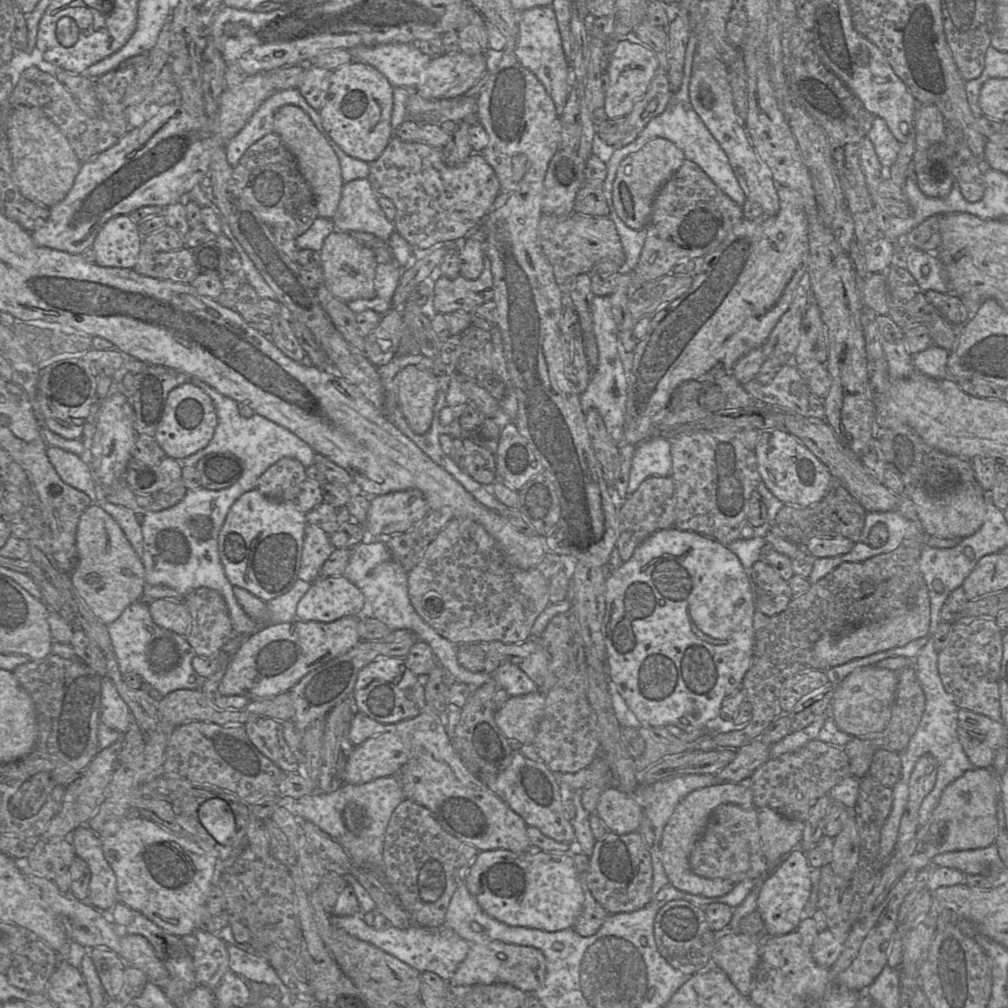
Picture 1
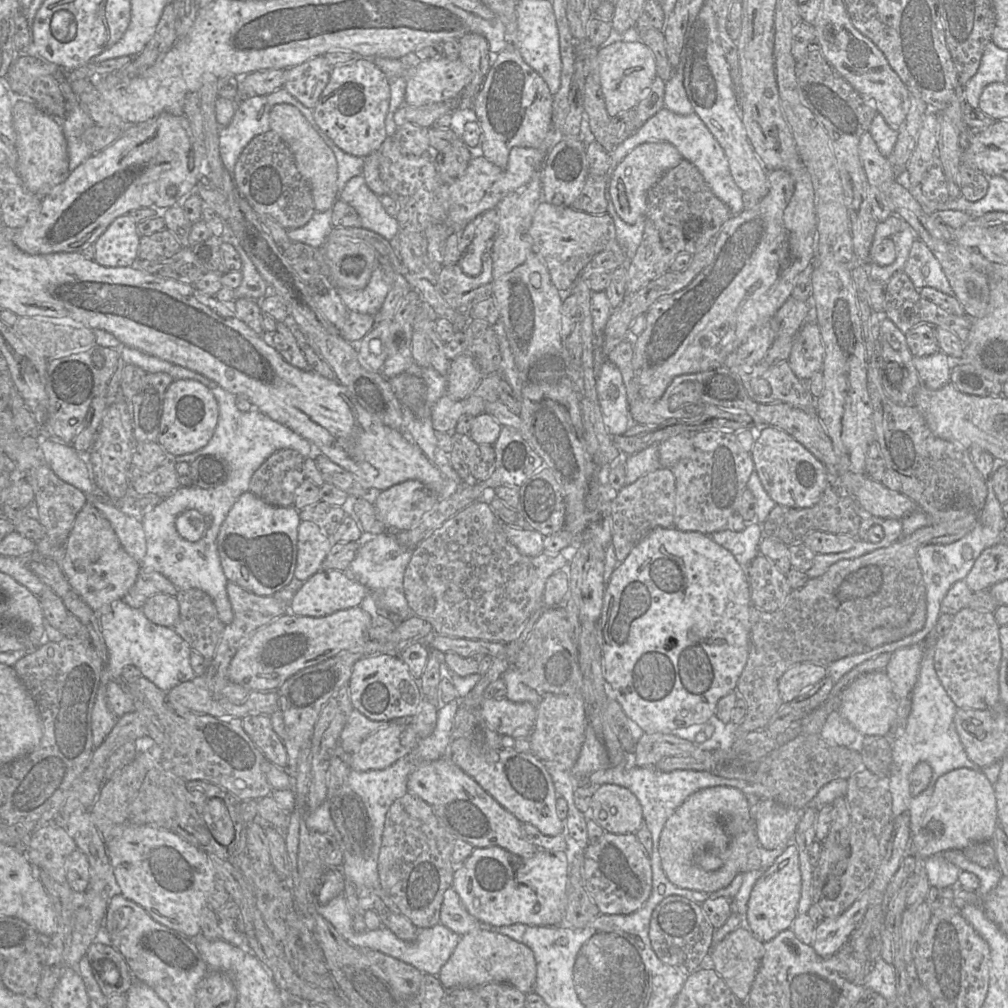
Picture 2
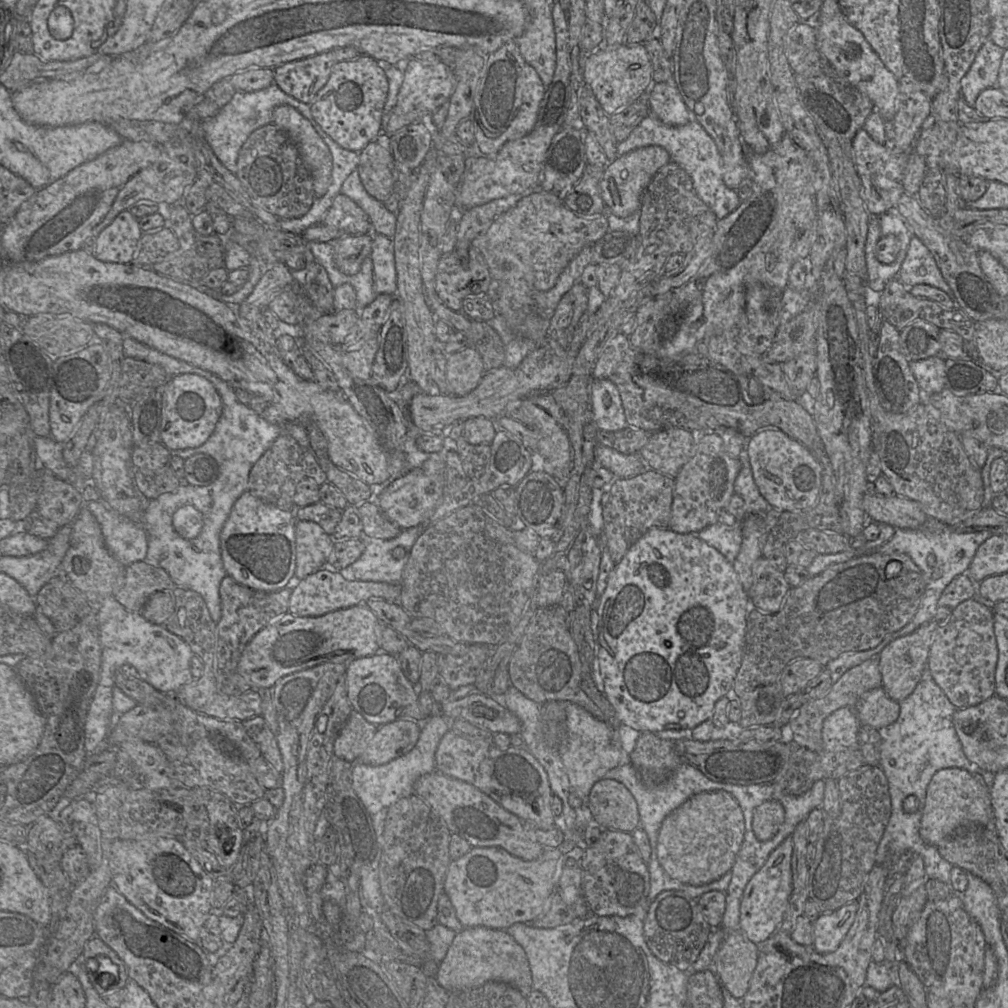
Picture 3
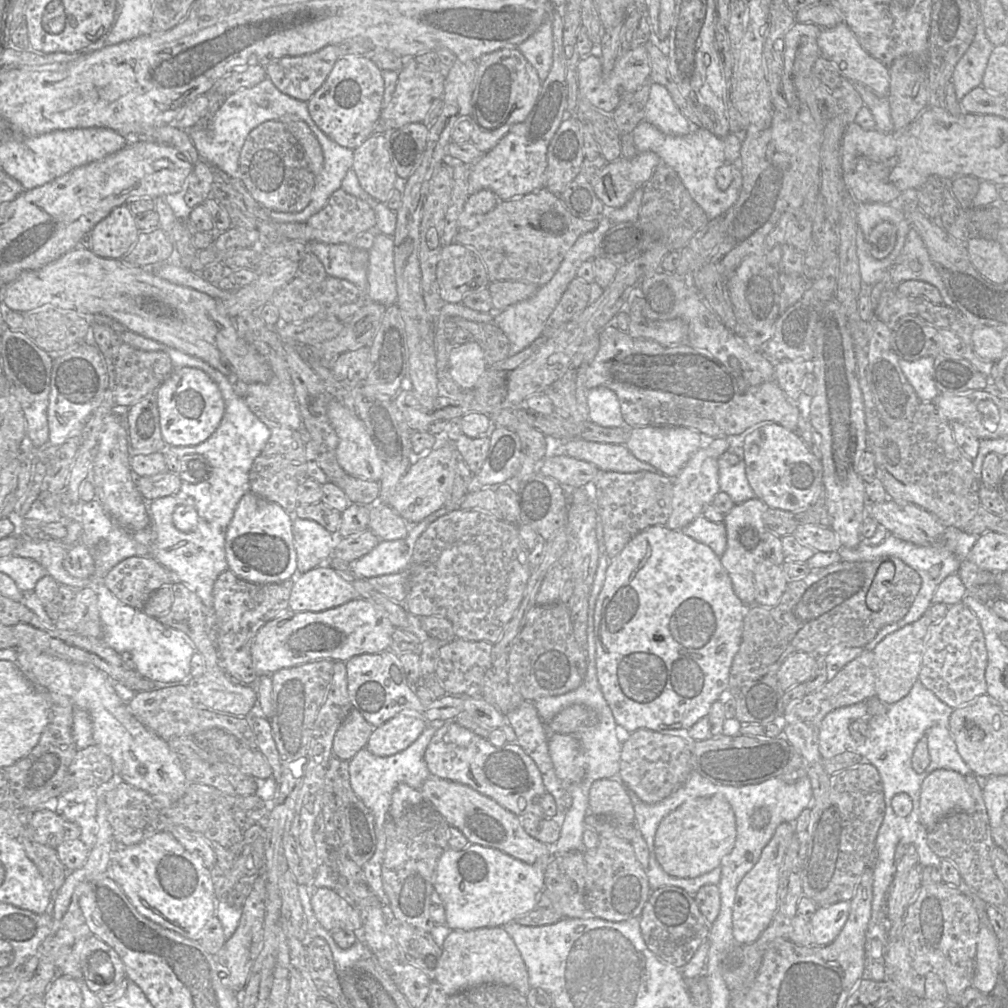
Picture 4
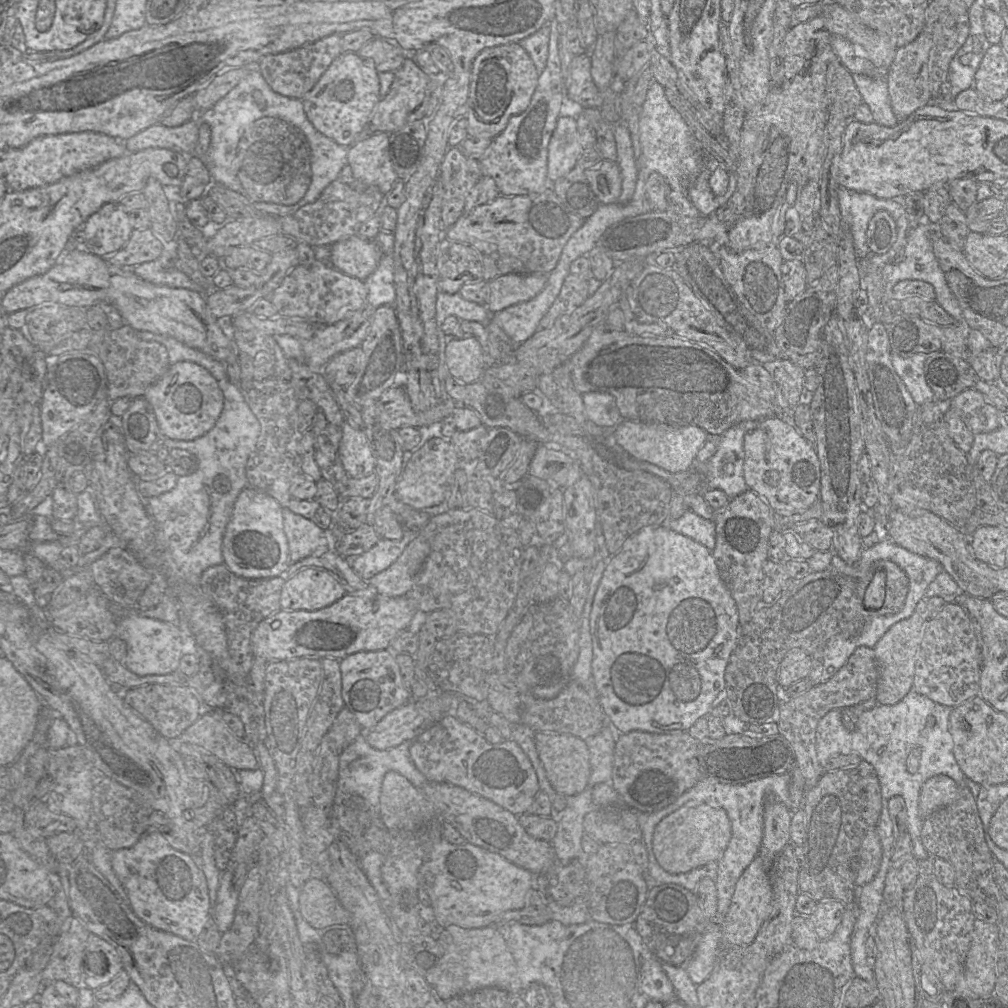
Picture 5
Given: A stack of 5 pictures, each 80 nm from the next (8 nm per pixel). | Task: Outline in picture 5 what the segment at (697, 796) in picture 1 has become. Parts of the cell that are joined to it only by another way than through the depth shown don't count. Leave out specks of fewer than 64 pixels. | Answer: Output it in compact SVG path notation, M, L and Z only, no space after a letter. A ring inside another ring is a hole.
M691 804L663 818L655 827L652 851L658 864L670 874L687 873L710 862L717 862L731 838L731 823L718 805Z

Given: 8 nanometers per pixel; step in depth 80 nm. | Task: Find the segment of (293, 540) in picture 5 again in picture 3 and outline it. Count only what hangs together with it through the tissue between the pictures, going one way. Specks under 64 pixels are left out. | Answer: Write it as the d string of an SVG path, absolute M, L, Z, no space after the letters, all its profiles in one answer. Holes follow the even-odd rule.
M297 520L295 524L296 569L295 577L301 580L326 565L334 539L317 523Z

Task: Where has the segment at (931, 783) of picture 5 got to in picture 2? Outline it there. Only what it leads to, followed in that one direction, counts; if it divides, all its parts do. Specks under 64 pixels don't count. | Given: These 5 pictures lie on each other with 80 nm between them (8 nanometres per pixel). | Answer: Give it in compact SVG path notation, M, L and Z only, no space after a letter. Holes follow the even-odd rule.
M955 769L936 781L920 829L910 840L908 854L923 860L949 850L964 850L973 843L990 842L997 825L994 785L983 772Z

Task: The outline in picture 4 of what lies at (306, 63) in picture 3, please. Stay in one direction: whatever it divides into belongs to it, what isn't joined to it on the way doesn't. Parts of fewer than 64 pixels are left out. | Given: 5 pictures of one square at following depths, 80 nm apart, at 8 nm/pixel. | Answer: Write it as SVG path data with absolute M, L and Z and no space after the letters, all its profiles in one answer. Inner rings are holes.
M328 45L313 53L279 58L265 66L265 70L279 91L307 102L325 82L340 57L339 45Z

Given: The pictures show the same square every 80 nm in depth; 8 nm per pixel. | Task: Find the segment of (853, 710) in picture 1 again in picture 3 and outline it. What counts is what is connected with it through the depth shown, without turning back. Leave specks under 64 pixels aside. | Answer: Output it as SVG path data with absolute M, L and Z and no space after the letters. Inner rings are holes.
M881 686L864 693L854 710L861 725L879 730L897 720L900 705L888 696Z

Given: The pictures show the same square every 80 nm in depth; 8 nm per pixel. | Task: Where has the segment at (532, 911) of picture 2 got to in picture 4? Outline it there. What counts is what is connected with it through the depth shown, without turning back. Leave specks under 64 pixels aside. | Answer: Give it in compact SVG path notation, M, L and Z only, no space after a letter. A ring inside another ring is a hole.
M469 844L463 850L448 848L440 857L434 888L444 904L446 925L451 930L470 931L503 927L529 913L544 889L547 863L526 864L498 849Z

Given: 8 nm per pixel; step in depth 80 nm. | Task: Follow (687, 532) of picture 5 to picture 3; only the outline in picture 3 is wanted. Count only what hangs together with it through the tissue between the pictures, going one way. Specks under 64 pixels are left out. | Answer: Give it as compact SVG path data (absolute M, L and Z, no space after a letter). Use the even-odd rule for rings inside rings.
M718 522L704 528L697 535L717 549L731 563L740 551L742 533L739 524L733 526Z

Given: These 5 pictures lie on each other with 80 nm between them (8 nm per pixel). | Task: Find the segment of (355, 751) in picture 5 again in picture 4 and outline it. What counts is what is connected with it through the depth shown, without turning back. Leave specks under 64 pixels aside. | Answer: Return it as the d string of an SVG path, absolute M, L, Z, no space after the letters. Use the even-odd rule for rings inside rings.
M427 724L420 736L405 750L386 757L372 754L367 748L362 748L349 762L350 784L354 793L364 802L374 817L377 849L386 850L385 823L389 817L392 793L400 783L420 789L431 773L424 759L425 751L441 725Z

